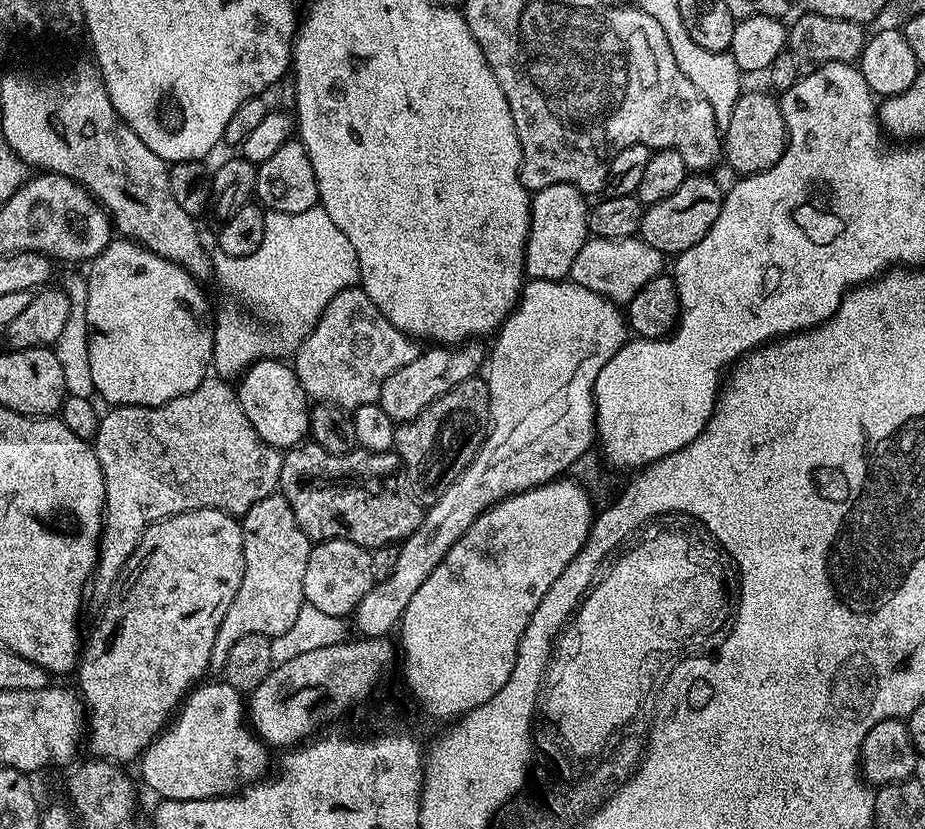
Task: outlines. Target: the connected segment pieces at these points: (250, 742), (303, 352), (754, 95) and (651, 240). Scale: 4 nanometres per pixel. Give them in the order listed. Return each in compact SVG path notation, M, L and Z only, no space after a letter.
M227 682L208 683L193 687L178 709L176 724L175 720L169 723L139 757L140 776L157 792L160 800L205 800L215 796L230 796L256 783L269 771L269 745L250 727L242 693Z
M357 286L330 298L330 306L326 306L314 330L296 349L294 367L309 401L355 410L377 403L386 378L390 378L394 370L402 370L402 366L414 362L421 351L421 345L398 330L398 326L374 306L364 289Z
M741 91L730 118L730 126L722 130L723 163L733 173L740 172L736 174L741 177L755 176L758 172L770 170L770 166L782 158L788 142L788 128L782 118L779 99L771 91L768 92Z
M689 174L682 186L678 186L678 190L670 194L670 198L662 198L662 202L645 207L638 233L640 239L654 246L654 250L665 254L679 254L690 250L698 242L702 242L710 226L714 226L724 205L724 193L725 189L711 175Z

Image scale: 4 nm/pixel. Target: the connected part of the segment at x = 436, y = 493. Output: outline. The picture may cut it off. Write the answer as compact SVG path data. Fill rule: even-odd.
M473 378L454 386L454 390L430 402L422 414L397 427L400 429L396 432L394 451L404 464L412 495L422 506L432 504L446 494L450 482L462 475L484 445L490 427L489 402L487 379Z

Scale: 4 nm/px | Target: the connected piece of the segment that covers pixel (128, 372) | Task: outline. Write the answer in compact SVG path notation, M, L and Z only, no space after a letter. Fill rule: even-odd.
M131 238L113 239L91 261L92 273L87 273L88 297L86 298L86 310L84 317L88 323L88 349L90 350L90 378L94 378L96 387L95 395L105 400L105 405L119 406L142 406L143 408L157 408L168 404L174 398L182 394L190 394L201 382L206 379L212 363L212 333L214 331L214 319L212 320L212 308L208 305L208 296L203 292L201 281L190 275L181 264L173 260L162 258L154 254L148 248L143 248Z

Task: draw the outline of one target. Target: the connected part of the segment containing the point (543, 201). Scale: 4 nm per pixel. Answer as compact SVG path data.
M551 184L538 190L532 197L532 221L528 231L528 245L524 255L525 273L533 280L567 280L571 277L574 258L578 258L578 250L590 238L588 230L588 210L590 207L585 193L579 192L573 184Z

